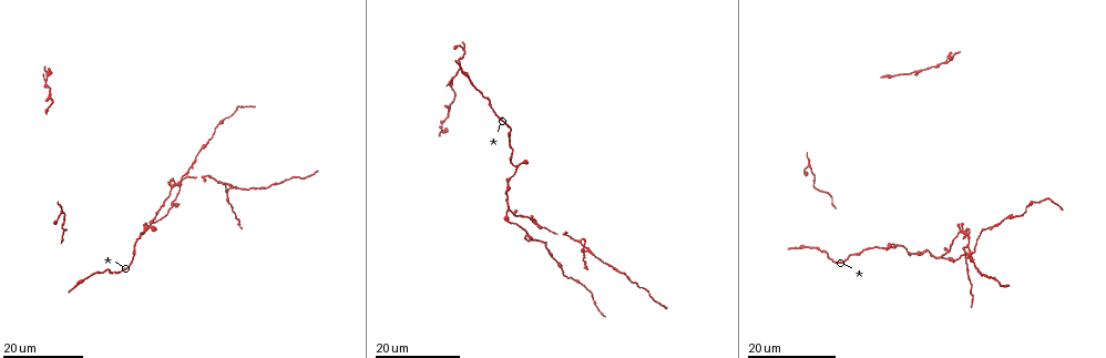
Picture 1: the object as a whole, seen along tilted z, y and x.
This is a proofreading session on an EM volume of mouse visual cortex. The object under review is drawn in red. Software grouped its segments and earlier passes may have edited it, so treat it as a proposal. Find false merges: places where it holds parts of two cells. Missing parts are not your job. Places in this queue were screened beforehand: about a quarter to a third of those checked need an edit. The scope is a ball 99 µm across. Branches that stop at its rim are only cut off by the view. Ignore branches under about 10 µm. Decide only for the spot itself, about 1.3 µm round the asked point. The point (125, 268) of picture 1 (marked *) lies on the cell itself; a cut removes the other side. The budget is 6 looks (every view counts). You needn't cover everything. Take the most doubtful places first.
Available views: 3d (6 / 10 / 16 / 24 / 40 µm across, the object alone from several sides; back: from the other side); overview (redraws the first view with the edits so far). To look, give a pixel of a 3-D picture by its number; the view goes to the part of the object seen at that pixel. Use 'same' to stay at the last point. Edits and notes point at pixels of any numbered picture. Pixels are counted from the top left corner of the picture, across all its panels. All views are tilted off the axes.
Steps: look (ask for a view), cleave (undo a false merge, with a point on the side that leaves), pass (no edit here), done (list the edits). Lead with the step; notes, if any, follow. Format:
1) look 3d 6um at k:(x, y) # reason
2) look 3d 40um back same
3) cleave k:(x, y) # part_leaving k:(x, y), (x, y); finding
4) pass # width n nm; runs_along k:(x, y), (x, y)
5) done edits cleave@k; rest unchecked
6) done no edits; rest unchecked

look 3d 24um at 1:(220, 180) # two arms in line, one across

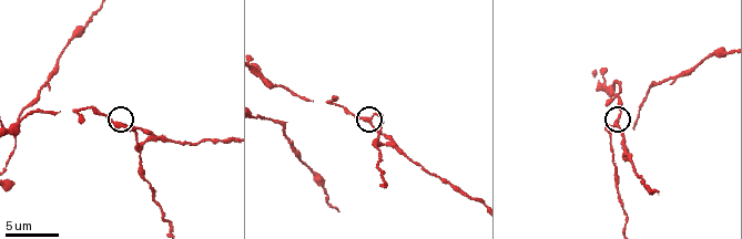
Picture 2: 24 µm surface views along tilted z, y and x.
look 3d 10um at 2:(369, 119)

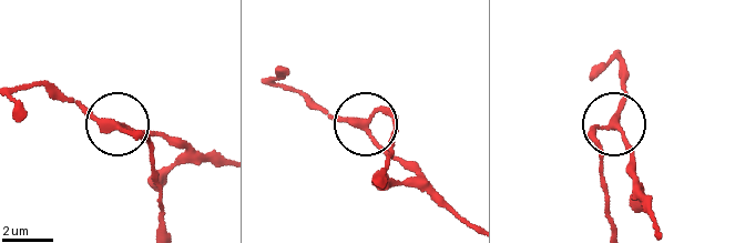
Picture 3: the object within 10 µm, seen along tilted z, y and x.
pass # width 230 nm; runs_along 3:(268, 79), (349, 119), (384, 113), (397, 133); all the same cell

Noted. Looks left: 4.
look 3d 16um at 1:(901, 244) # thick turns thin

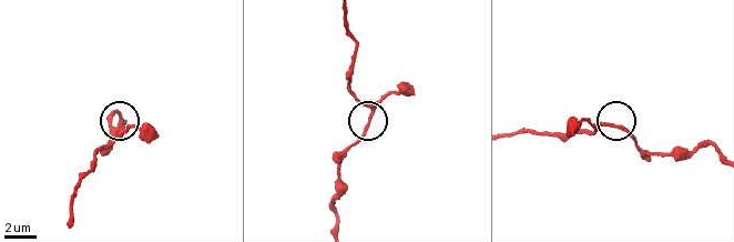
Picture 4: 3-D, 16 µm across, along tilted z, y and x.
look 3d 10um at 4:(372, 117)

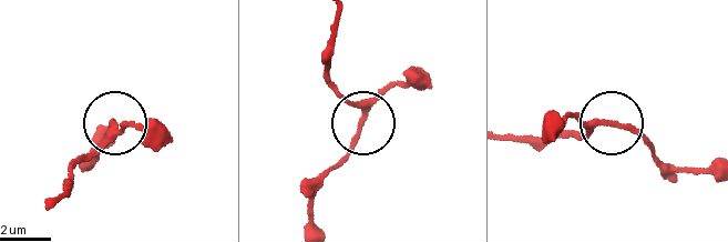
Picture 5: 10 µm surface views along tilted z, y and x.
pass # width 190 nm; continuous, no second cell

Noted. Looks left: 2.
look 3d 6um at 2:(597, 89) # three arms meet

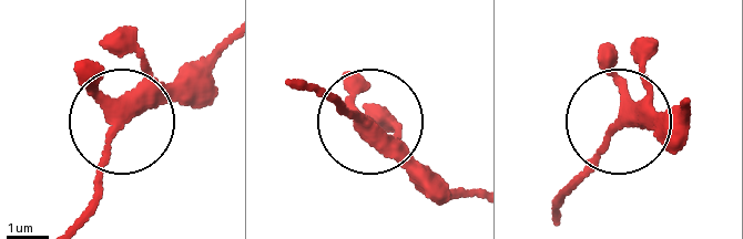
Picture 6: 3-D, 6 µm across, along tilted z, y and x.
pass # runs_along 6:(74, 220), (110, 138), (203, 82); one cell here

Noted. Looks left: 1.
done no edits; rest unchecked

